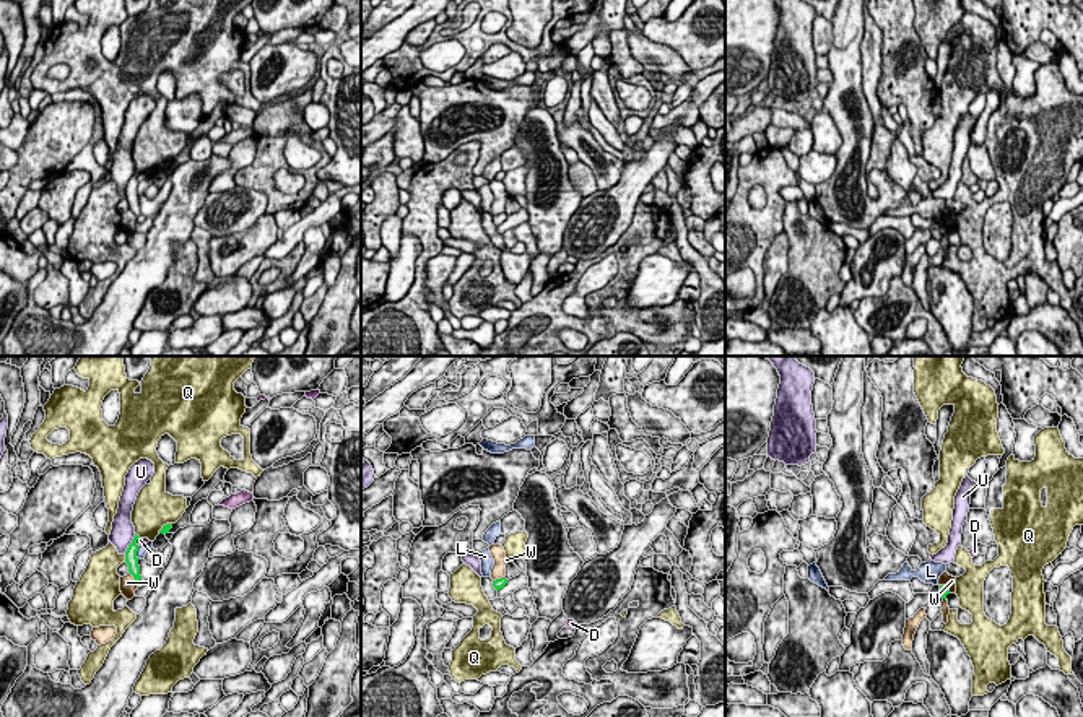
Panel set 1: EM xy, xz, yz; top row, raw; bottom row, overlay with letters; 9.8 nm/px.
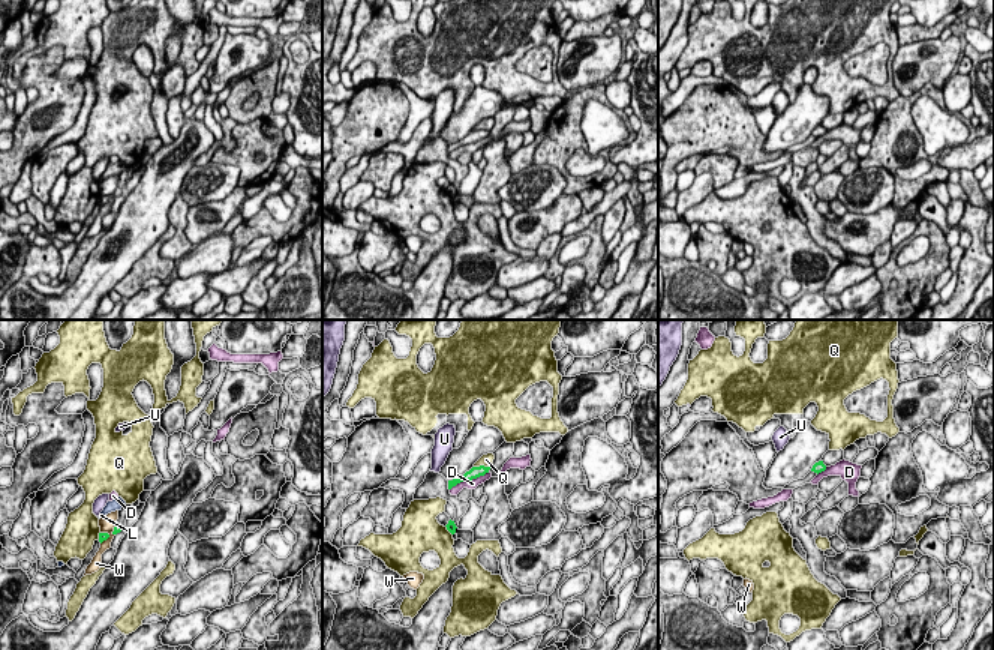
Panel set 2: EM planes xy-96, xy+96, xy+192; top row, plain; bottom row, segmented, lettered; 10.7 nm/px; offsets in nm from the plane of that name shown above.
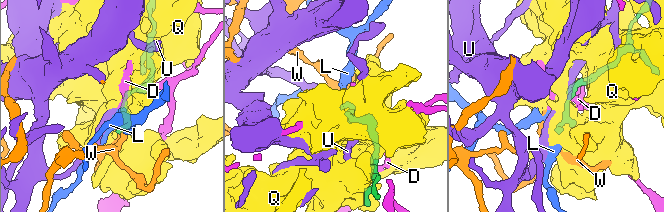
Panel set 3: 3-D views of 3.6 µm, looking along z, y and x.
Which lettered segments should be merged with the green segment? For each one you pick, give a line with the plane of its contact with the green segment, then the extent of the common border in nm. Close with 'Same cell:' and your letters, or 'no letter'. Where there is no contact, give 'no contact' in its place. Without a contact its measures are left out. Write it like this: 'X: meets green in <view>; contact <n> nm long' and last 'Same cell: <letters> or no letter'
Same cell: no letter

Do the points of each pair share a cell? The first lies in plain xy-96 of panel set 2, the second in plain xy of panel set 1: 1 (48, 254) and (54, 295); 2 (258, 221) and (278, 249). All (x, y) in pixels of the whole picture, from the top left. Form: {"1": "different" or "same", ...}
{"1": "same", "2": "different"}

